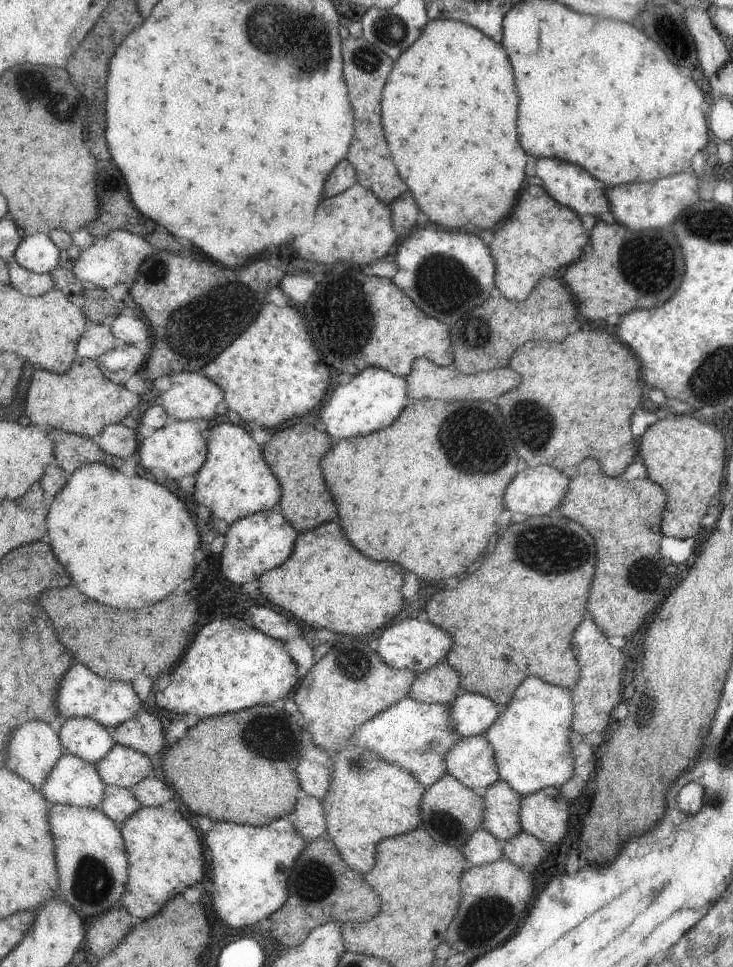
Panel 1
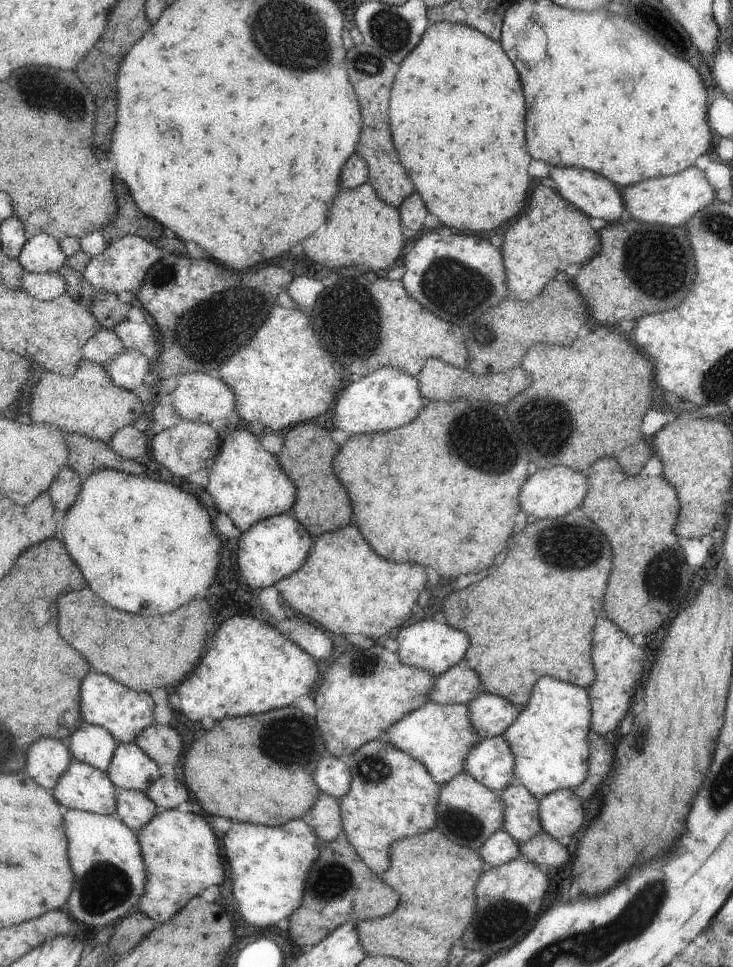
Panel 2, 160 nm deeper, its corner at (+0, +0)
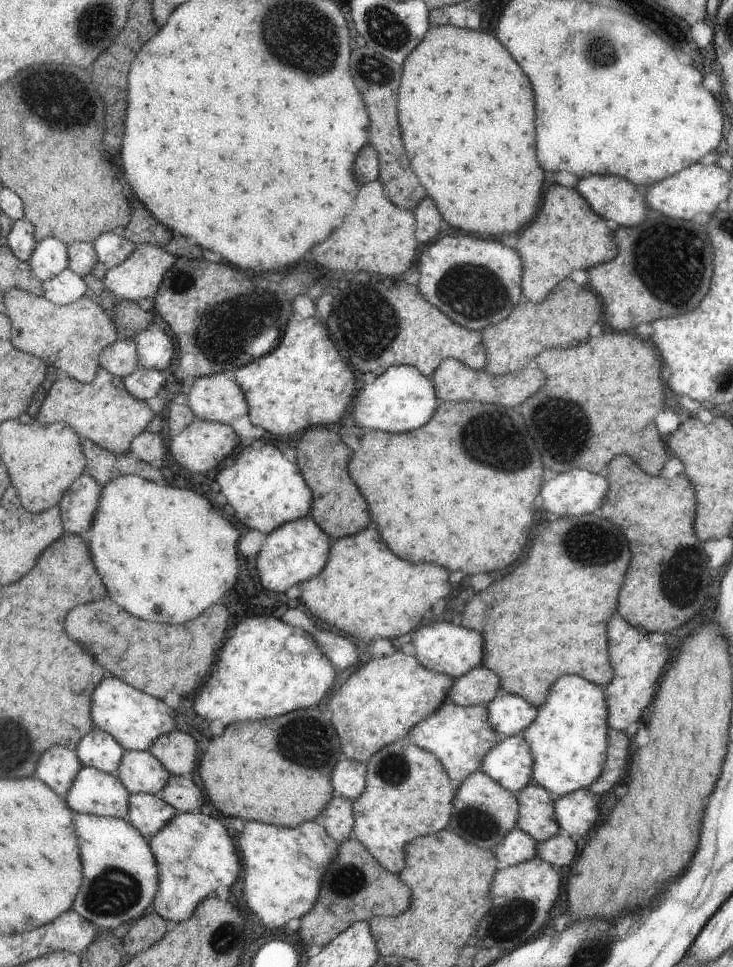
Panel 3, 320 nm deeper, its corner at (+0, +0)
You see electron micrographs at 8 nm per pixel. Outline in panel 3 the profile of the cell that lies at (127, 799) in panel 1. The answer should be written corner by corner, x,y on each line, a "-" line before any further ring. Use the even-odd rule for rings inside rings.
132,793
127,820
150,839
175,819
177,814
178,810
160,794

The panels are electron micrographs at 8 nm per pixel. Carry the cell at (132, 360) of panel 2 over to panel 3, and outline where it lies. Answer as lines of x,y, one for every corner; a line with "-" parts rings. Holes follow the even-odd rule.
139,366
132,375
125,377
123,380
133,396
145,401
155,398
170,377
171,373

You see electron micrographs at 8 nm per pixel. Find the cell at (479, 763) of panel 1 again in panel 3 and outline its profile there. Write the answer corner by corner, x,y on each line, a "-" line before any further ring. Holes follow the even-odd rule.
520,734
506,736
484,756
478,770
487,773
497,784
515,794
532,780
533,756
530,755
529,744

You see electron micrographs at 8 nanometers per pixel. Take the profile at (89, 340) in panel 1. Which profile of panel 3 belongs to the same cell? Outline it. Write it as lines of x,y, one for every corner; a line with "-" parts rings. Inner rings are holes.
119,338
100,356
101,366
111,374
124,379
132,375
140,366
137,341
133,339

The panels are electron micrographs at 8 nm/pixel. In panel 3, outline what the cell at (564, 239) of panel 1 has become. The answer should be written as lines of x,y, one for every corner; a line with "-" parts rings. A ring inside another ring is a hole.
551,184
545,190
545,206
541,207
541,216
537,216
529,228
516,235
515,248
522,264
525,262
525,266
522,266
522,296
523,300
532,303
544,301
573,270
595,267
605,260
611,260
617,252
617,244
611,238
611,230
605,226
605,218
594,213
573,187

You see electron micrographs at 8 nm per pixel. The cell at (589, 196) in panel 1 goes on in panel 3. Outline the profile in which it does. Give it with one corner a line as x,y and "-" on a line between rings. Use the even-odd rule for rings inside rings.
589,175
579,179
574,189
588,202
592,211
607,220
613,220
619,227
637,226
639,222
645,220
648,210
643,190
617,175

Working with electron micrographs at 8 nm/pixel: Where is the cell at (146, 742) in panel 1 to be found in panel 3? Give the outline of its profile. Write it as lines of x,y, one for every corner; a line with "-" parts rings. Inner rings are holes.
173,730
168,735
160,736
150,750
173,775
186,775
199,764
199,748
191,734

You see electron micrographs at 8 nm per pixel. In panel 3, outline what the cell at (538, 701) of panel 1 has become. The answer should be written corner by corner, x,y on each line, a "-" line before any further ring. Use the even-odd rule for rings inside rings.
577,675
561,676
557,684
552,684
548,698
537,708
538,715
533,724
523,731
520,736
529,744
530,755
533,756
532,784
546,788
553,798
568,795
570,792
588,787
602,774
606,762
608,736
608,708
604,686
585,680

